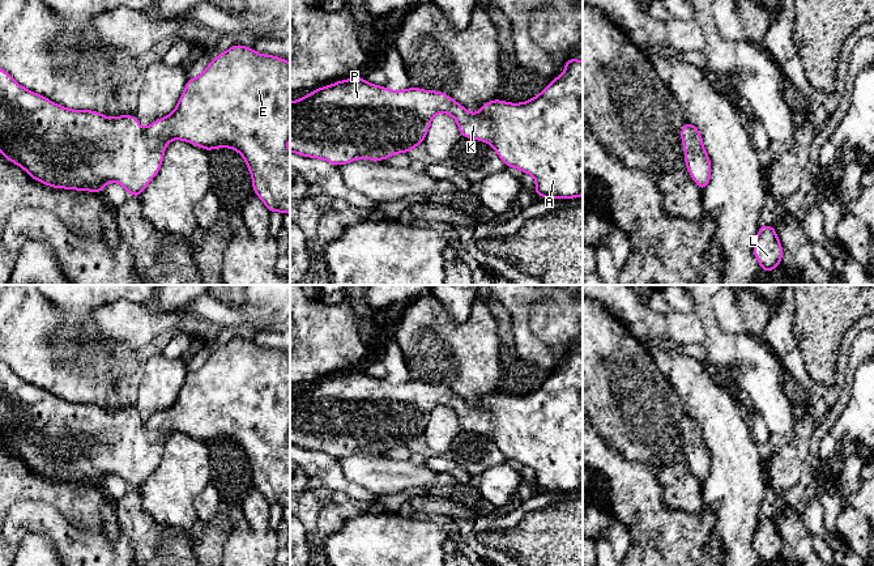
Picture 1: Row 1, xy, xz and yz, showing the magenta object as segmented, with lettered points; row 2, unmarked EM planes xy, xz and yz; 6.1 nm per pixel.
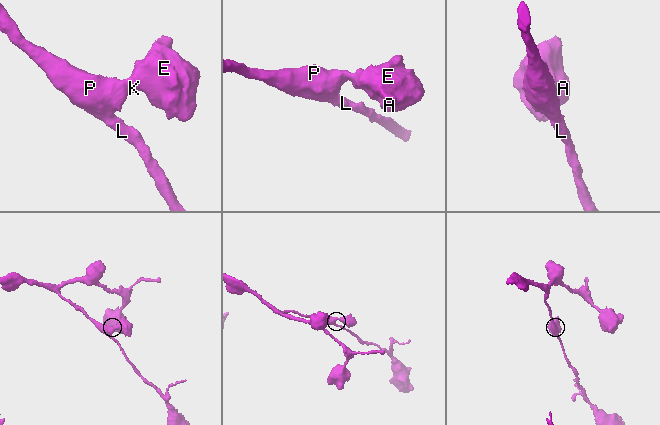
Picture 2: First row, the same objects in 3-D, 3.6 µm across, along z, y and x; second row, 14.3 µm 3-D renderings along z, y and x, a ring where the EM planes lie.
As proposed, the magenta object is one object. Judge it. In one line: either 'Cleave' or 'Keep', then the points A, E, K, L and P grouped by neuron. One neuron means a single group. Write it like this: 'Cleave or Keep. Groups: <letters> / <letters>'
Keep. Groups: A E K L P

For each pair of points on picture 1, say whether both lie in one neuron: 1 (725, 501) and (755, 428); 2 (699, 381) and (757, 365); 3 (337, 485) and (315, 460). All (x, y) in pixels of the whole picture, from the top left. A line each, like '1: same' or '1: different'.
1: different
2: different
3: same

